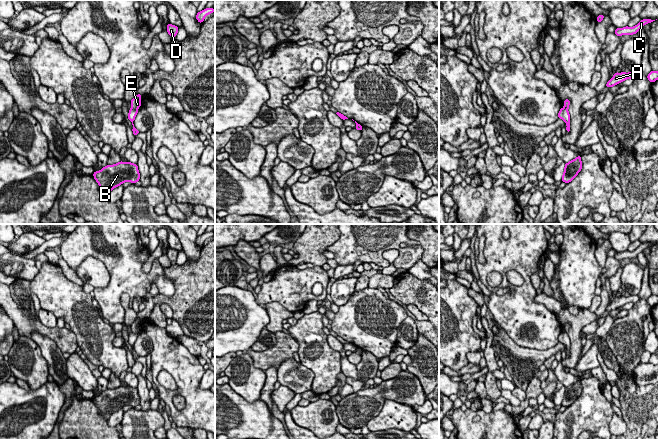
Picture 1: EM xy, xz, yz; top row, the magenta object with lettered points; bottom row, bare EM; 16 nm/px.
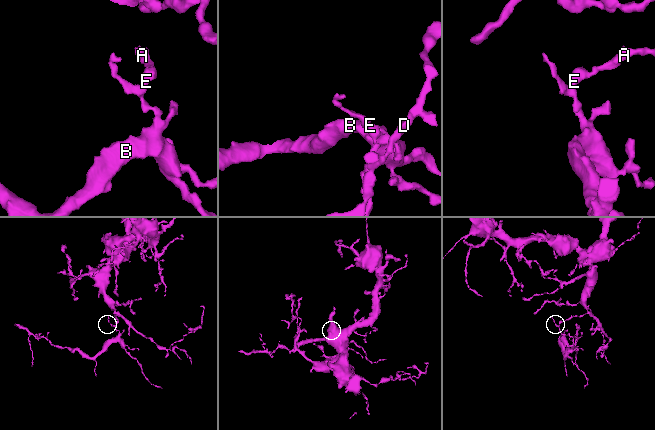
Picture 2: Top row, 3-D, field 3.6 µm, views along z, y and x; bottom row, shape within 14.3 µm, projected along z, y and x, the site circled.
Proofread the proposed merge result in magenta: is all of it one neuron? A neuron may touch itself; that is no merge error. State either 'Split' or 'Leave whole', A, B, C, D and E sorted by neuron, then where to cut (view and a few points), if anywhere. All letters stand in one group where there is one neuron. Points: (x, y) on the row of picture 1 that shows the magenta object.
Split. Groups: A C D E / B. Split along xy (131, 107), (137, 109)

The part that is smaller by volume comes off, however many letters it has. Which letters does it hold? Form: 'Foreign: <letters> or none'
Foreign: B

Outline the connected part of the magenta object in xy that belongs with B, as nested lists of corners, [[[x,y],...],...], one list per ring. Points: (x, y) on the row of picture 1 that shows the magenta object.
[[[122,161],[114,165],[107,165],[98,172],[95,171],[93,176],[99,184],[99,190],[106,195],[124,182],[135,184],[140,180],[137,164]]]

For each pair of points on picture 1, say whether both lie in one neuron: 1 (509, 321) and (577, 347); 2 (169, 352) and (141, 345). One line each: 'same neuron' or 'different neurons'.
1: different neurons
2: different neurons

